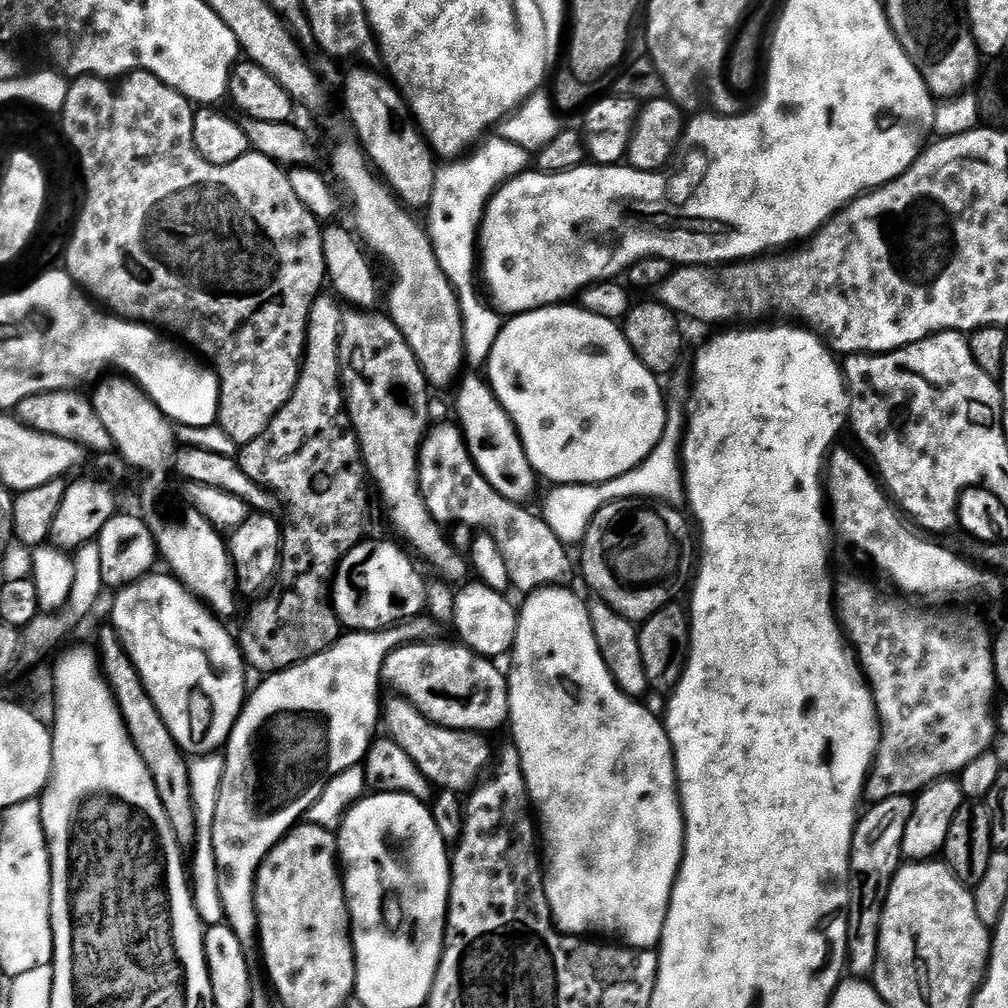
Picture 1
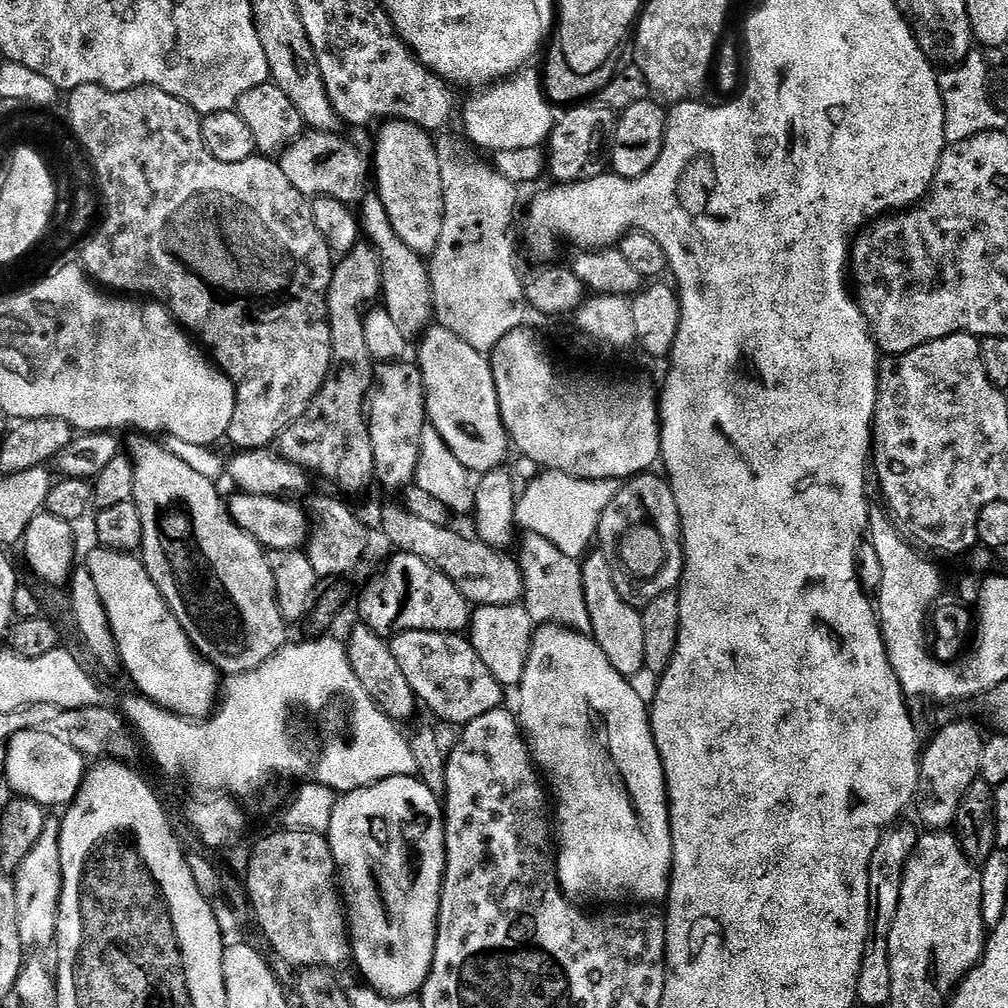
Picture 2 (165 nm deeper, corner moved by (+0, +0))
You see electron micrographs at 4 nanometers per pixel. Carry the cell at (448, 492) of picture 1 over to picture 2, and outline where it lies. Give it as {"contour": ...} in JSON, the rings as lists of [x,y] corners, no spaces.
{"contour":[[[525,531],[523,535],[518,540],[518,563],[524,576],[522,603],[533,625],[562,624],[576,632],[591,633],[590,610],[586,610],[586,594],[582,594],[581,561],[562,554],[562,550],[558,550],[550,538],[542,538],[542,534]]]}

